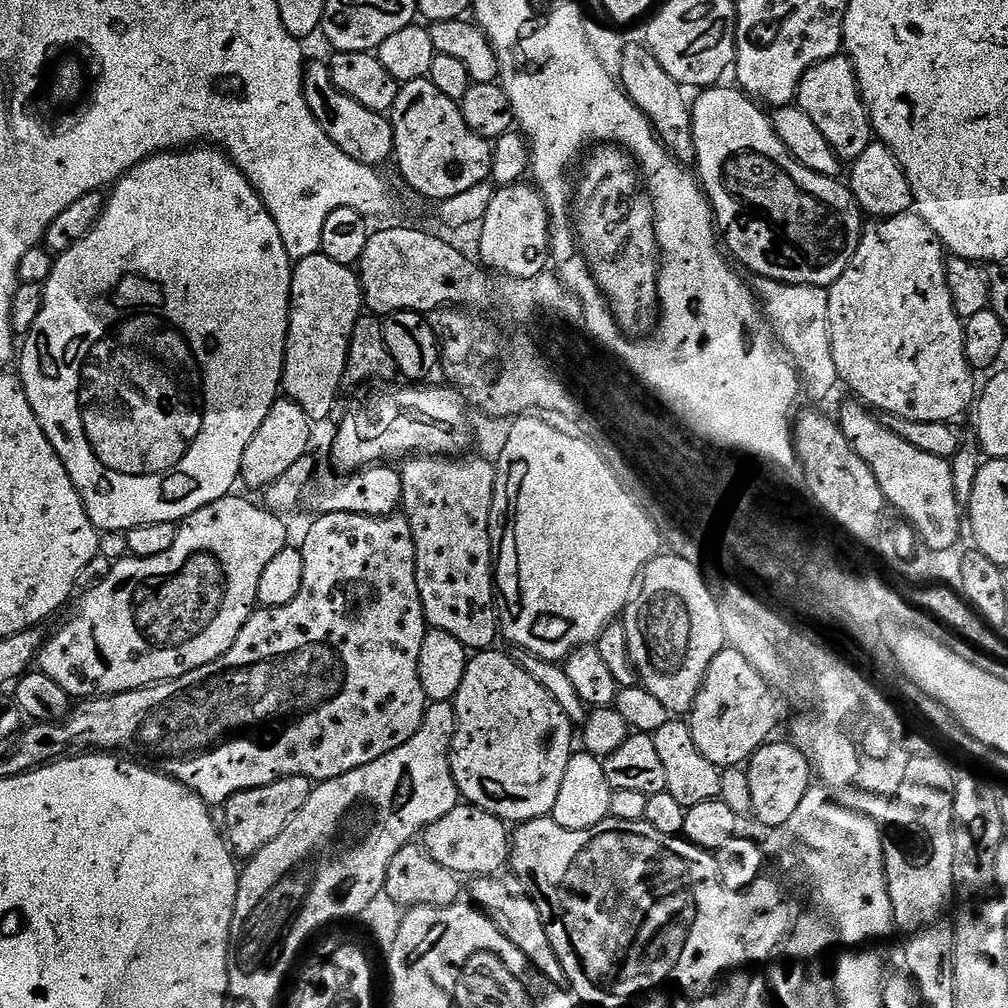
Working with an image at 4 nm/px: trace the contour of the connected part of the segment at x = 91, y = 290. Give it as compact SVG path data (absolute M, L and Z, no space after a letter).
M192 146L187 150L160 152L131 168L129 172L116 181L114 187L107 193L104 213L100 215L96 225L86 234L86 238L70 245L66 251L55 257L50 278L44 281L42 285L40 313L27 336L23 337L24 349L21 352L19 349L18 352L18 364L20 360L18 375L20 385L26 390L26 398L30 398L30 406L38 418L38 426L42 426L46 438L50 438L50 446L54 446L58 458L62 458L62 462L66 466L66 474L70 474L70 478L82 498L90 522L101 533L120 532L120 534L127 534L131 528L146 526L154 522L176 524L185 520L190 514L202 510L202 506L210 506L210 502L218 502L235 489L232 487L238 484L240 480L242 454L246 454L246 446L250 446L250 438L254 438L254 434L258 434L258 426L262 426L262 422L266 422L266 414L270 414L270 406L274 406L274 402L282 392L284 351L286 350L286 338L288 337L288 303L292 297L290 286L292 285L293 267L294 261L288 256L286 246L282 242L282 234L278 234L278 226L274 222L274 218L270 218L262 198L254 190L252 183L242 174L240 167L216 146Z

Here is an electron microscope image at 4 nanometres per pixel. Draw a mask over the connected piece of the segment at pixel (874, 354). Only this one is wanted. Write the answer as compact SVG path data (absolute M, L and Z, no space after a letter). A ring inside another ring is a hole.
M909 210L897 216L885 216L873 219L863 225L860 233L860 241L839 278L827 289L829 296L828 330L829 340L832 343L834 363L837 367L837 374L846 386L853 392L853 397L859 398L869 409L880 414L906 418L914 422L956 422L961 418L964 411L973 407L978 396L978 380L974 377L974 370L969 366L968 359L964 353L964 326L965 321L961 320L956 313L956 307L950 294L948 275L946 274L946 249L940 243L940 239L926 226L922 217L916 215L915 211Z

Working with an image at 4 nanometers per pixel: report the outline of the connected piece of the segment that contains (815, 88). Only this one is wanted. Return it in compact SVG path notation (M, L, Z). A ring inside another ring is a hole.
M847 55L831 56L829 60L818 62L802 74L802 80L796 91L795 107L801 108L818 126L822 133L822 138L830 144L836 157L842 162L851 162L856 160L874 142L874 133L872 131L872 121L868 118L868 110L864 106L864 101L860 99L860 87L856 84L856 71L852 69L852 62Z

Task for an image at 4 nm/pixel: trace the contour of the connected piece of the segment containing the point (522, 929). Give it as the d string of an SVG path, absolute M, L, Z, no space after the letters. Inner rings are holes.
M511 874L478 876L471 881L471 884L471 903L492 919L494 926L498 926L498 930L506 934L506 938L510 938L510 942L514 942L514 946L518 946L522 954L526 954L529 962L555 988L567 989L569 982L566 970L562 970L562 962L558 962L558 954L554 954L554 946L550 946L550 938L546 938L546 926L542 922L542 914L538 914L538 906L534 906L530 894L526 894L526 886L522 886L522 882L518 882L518 878Z

